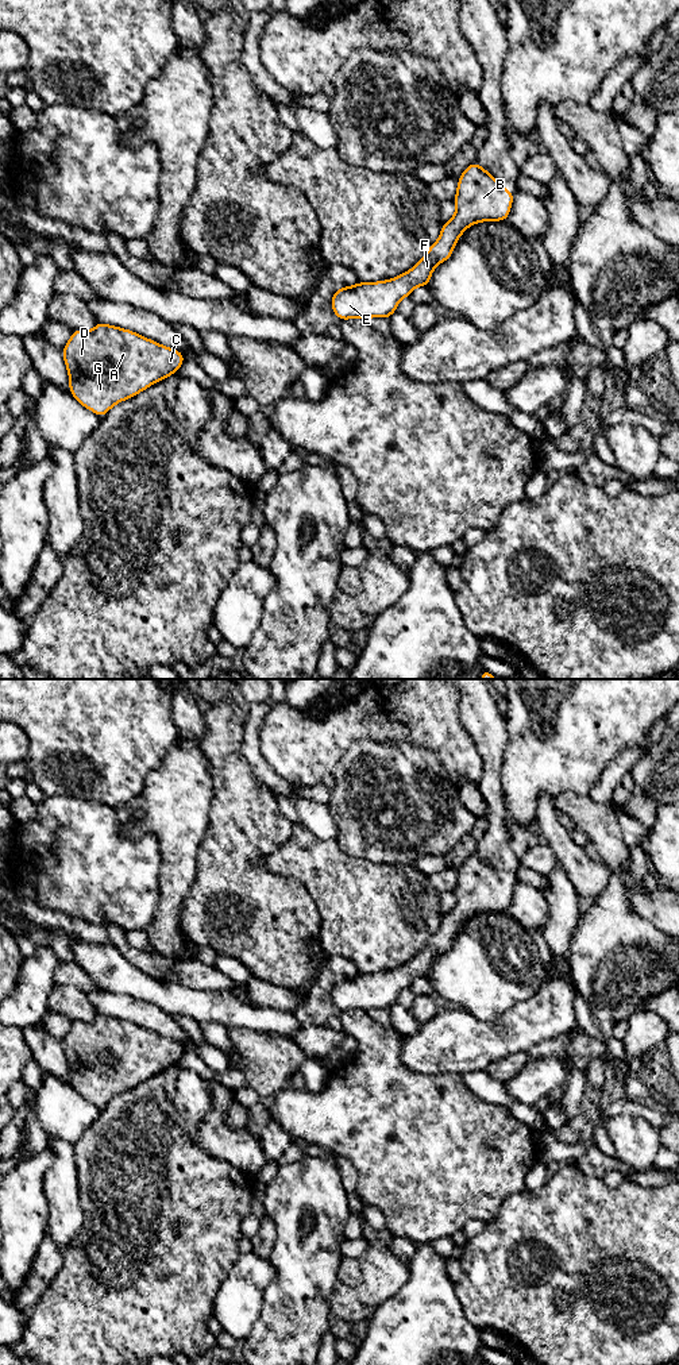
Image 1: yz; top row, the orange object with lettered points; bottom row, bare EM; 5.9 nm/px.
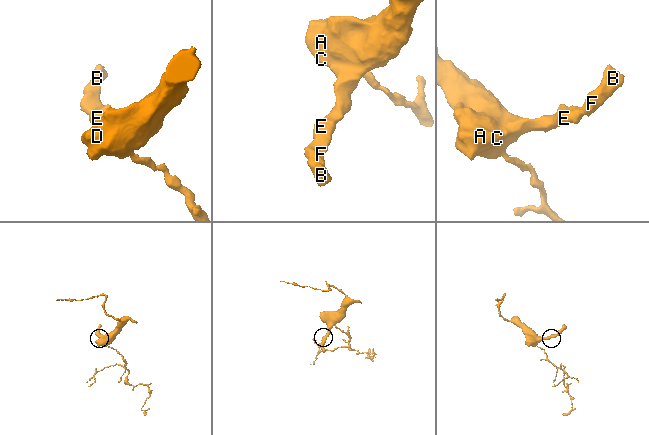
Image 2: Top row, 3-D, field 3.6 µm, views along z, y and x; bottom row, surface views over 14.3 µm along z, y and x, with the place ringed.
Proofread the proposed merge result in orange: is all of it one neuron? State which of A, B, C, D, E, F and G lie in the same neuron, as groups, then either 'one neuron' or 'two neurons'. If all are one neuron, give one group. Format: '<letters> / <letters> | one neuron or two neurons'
A B C D E F G | one neuron

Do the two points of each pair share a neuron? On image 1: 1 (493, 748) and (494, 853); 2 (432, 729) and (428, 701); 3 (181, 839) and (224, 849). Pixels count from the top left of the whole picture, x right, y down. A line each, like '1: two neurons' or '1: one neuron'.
1: one neuron
2: one neuron
3: two neurons

